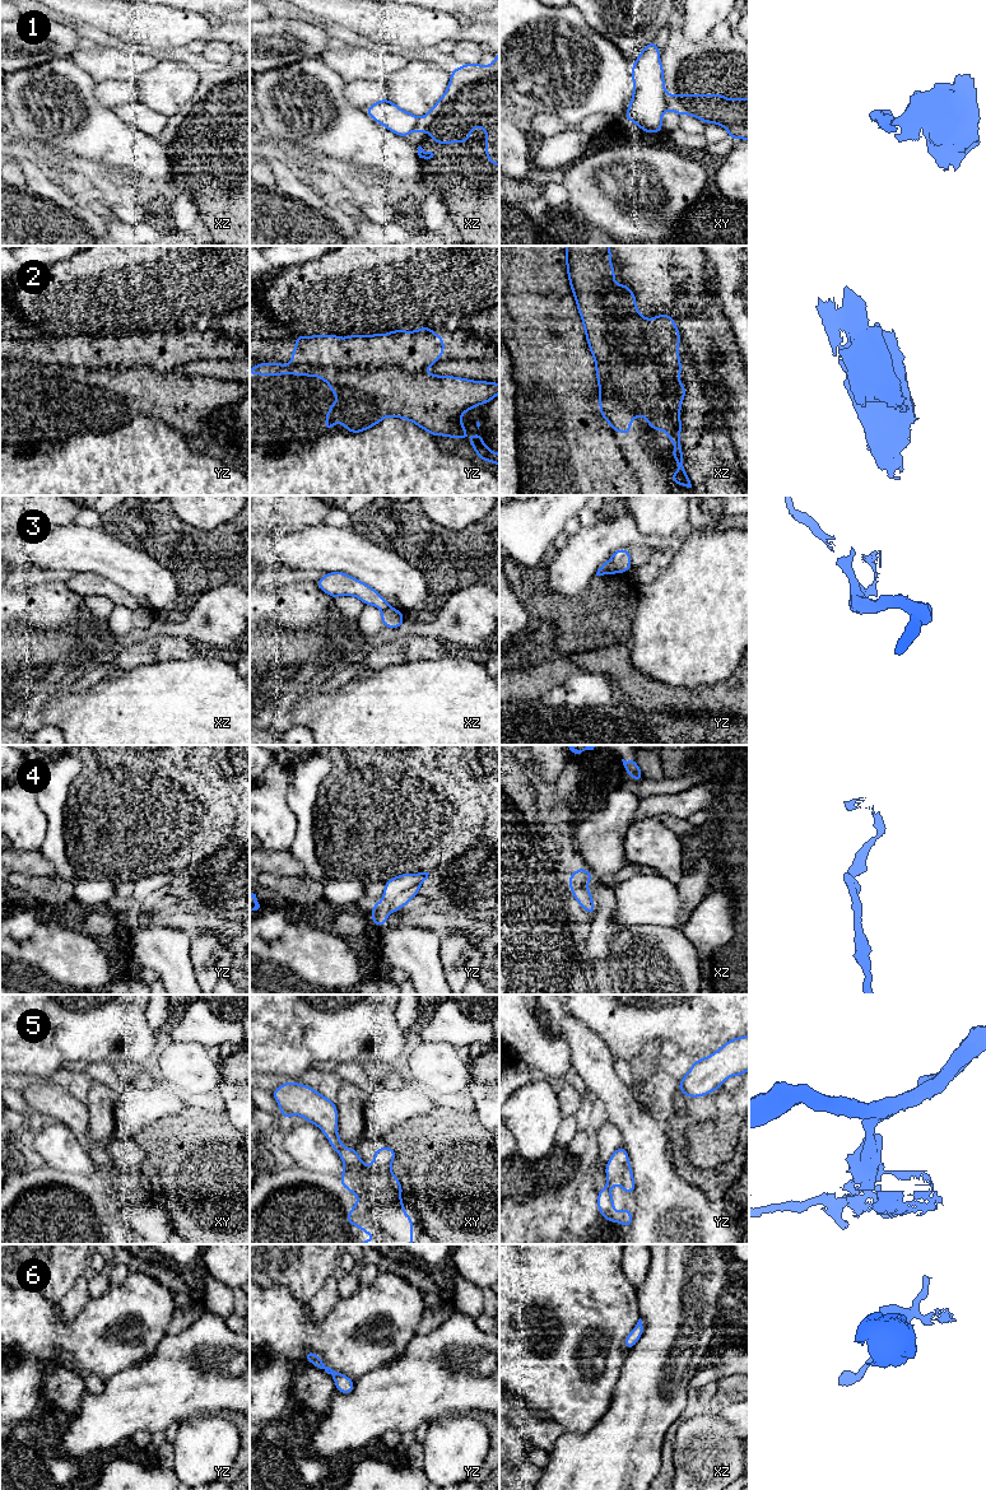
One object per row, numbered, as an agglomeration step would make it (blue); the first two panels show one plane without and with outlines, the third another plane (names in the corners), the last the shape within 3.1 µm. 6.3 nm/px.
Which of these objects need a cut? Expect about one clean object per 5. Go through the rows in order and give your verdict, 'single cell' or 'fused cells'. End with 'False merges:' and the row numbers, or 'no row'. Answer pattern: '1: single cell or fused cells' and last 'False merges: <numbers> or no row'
1: fused cells
2: fused cells
3: fused cells
4: single cell
5: fused cells
6: single cell
False merges: 1, 2, 3, 5

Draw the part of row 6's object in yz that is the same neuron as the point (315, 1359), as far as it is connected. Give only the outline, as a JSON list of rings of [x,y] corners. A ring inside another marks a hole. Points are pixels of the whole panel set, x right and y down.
[[[308,1350],[304,1352],[304,1358],[307,1361],[312,1363],[317,1369],[325,1370],[327,1374],[330,1374],[334,1378],[335,1387],[339,1392],[344,1394],[350,1394],[353,1392],[354,1389],[353,1379],[326,1366],[317,1354],[313,1354],[312,1351]]]

